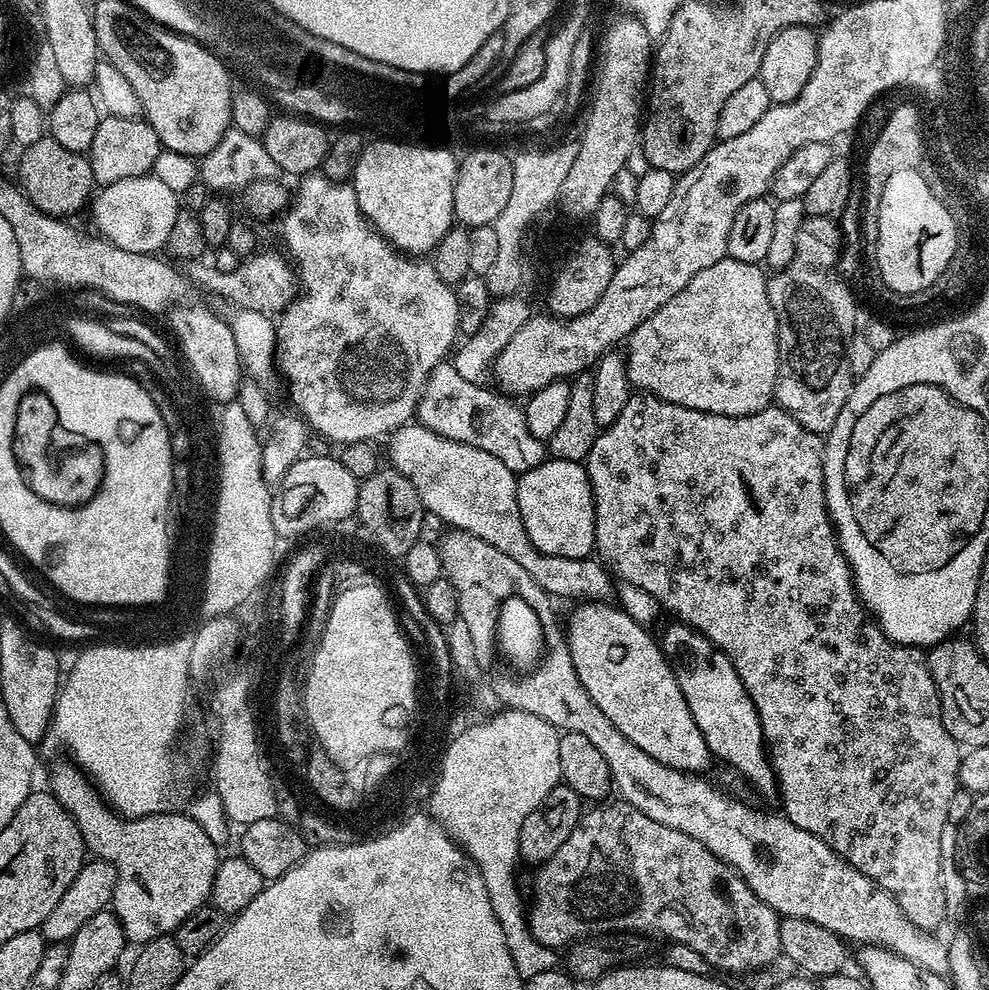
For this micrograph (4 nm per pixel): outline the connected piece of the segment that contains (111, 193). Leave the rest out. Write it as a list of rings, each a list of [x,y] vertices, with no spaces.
[[[155,174],[107,184],[95,195],[90,206],[97,228],[95,231],[127,253],[157,253],[167,245],[177,220],[180,203],[176,196],[177,191]]]

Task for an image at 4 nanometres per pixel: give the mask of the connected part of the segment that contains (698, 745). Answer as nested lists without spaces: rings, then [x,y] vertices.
[[[580,602],[572,612],[572,621],[566,624],[566,647],[576,677],[580,679],[586,694],[606,714],[606,718],[634,746],[642,746],[650,758],[658,758],[666,766],[679,772],[704,774],[708,763],[714,757],[706,746],[706,738],[702,738],[702,730],[698,730],[698,722],[694,722],[694,714],[690,714],[690,706],[686,706],[686,698],[682,698],[682,690],[672,673],[669,657],[664,655],[657,637],[651,636],[649,629],[632,619],[623,610],[611,612],[596,602]]]

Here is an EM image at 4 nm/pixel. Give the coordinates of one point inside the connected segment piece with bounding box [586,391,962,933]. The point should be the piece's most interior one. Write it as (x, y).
(723, 519)

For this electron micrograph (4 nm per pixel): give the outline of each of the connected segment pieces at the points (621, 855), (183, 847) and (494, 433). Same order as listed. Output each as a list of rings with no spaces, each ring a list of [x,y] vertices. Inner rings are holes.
[[[616,800],[614,802],[614,804],[604,802],[599,806],[589,807],[592,809],[588,808],[581,815],[579,824],[576,825],[566,842],[563,842],[562,846],[554,851],[548,861],[539,865],[537,872],[540,873],[536,876],[536,889],[532,892],[532,900],[530,896],[530,907],[527,909],[526,919],[534,938],[538,938],[538,942],[542,942],[542,946],[560,950],[560,947],[563,949],[565,946],[571,946],[577,940],[595,938],[601,934],[643,934],[648,938],[665,936],[665,941],[688,946],[692,950],[696,950],[698,954],[702,954],[713,970],[720,971],[721,968],[724,972],[752,972],[755,968],[764,968],[767,964],[774,963],[776,959],[778,961],[781,959],[781,917],[770,906],[766,906],[766,902],[762,902],[758,898],[758,894],[754,894],[754,890],[750,890],[750,886],[746,886],[744,879],[730,865],[719,860],[710,850],[706,850],[706,846],[702,846],[702,842],[698,842],[698,838],[690,838],[690,834],[682,834],[682,830],[670,830],[670,826],[662,826],[662,822],[654,822],[654,818],[646,818],[646,814],[635,810],[624,801]]]
[[[63,758],[52,768],[52,785],[50,791],[66,811],[74,818],[78,830],[84,839],[85,849],[95,859],[105,860],[114,866],[116,885],[112,895],[111,911],[115,912],[124,931],[125,941],[136,943],[136,946],[149,944],[154,938],[175,933],[176,927],[194,910],[209,903],[214,886],[216,867],[222,859],[218,846],[210,840],[206,830],[183,811],[169,810],[156,812],[152,816],[134,816],[125,818],[113,810],[104,799],[99,788],[90,779],[83,768],[71,759]]]
[[[452,362],[439,364],[424,384],[415,419],[423,428],[442,438],[462,442],[466,446],[478,446],[478,450],[494,454],[494,458],[498,458],[498,462],[511,472],[519,474],[534,470],[534,466],[543,464],[546,459],[545,441],[530,434],[530,426],[526,426],[524,410],[519,403],[493,392],[484,384],[466,381]]]

